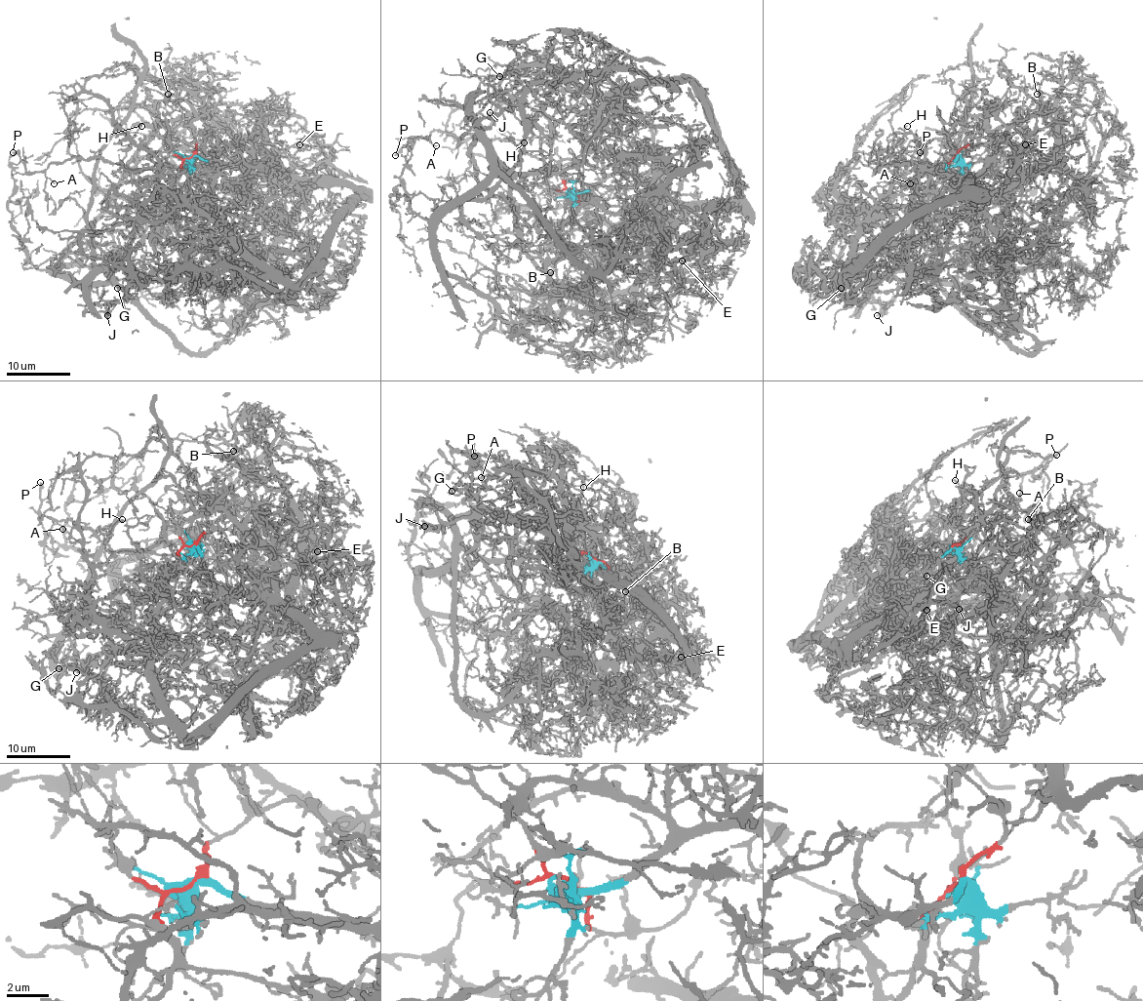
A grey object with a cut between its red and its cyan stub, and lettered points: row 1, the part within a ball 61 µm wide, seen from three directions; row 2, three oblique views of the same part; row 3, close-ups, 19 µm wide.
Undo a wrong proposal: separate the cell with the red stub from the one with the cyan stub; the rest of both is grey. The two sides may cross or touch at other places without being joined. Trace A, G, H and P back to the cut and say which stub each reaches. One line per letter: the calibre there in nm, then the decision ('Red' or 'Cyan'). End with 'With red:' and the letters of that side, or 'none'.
A: Thickness 90 nm. Red
G: Thickness 140 nm. Cyan
H: Thickness 110 nm. Red
P: Thickness 220 nm. Red
With red: A, H, P

